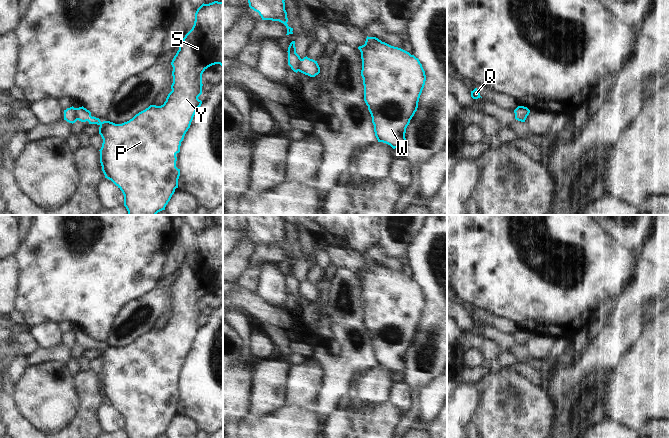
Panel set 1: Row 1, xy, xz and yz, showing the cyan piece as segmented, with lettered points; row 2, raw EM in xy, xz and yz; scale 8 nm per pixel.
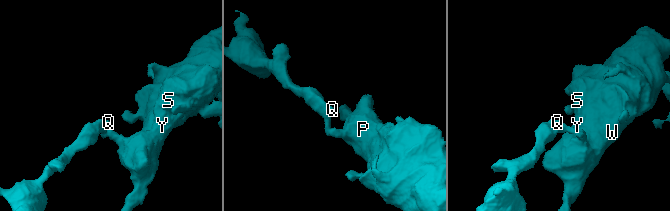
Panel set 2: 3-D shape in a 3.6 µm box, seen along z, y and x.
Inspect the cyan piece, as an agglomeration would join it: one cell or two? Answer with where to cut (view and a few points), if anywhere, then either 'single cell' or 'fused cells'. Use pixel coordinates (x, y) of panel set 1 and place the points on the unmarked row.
xy (74, 332), (78, 343) | fused cells

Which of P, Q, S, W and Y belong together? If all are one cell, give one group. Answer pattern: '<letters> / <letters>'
P S W Y / Q

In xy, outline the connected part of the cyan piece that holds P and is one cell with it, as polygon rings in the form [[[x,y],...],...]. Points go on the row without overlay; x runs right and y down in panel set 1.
[[[218,225],[203,227],[197,233],[194,249],[179,268],[179,274],[171,286],[172,315],[163,329],[150,329],[122,348],[101,346],[83,330],[75,332],[79,345],[100,350],[102,395],[105,402],[122,415],[128,438],[157,438],[165,434],[178,412],[180,393],[176,391],[176,378],[180,376],[181,366],[202,328],[198,323],[202,318],[202,298],[215,288],[223,291],[223,226]]]

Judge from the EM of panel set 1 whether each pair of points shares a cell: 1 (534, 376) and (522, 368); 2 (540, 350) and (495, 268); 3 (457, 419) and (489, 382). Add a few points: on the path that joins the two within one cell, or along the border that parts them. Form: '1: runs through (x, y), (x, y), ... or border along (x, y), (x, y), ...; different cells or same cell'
1: runs through (531, 374), (525, 371); same cell
2: border along (530, 333), (545, 333), (554, 338); different cells
3: border along (480, 382), (482, 394), (476, 414); different cells

